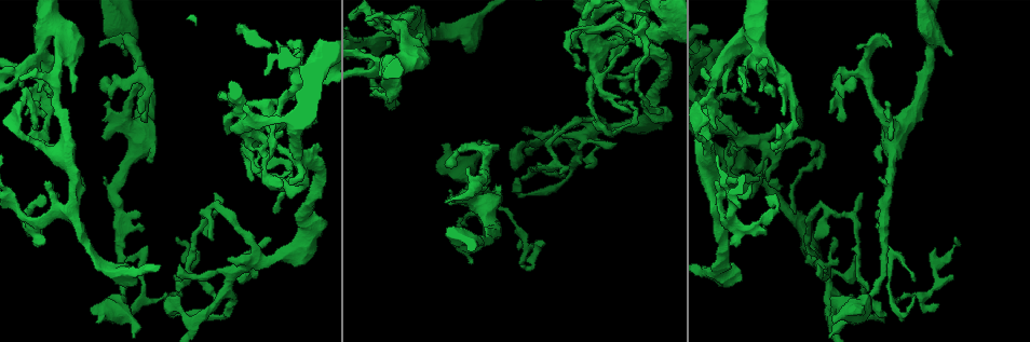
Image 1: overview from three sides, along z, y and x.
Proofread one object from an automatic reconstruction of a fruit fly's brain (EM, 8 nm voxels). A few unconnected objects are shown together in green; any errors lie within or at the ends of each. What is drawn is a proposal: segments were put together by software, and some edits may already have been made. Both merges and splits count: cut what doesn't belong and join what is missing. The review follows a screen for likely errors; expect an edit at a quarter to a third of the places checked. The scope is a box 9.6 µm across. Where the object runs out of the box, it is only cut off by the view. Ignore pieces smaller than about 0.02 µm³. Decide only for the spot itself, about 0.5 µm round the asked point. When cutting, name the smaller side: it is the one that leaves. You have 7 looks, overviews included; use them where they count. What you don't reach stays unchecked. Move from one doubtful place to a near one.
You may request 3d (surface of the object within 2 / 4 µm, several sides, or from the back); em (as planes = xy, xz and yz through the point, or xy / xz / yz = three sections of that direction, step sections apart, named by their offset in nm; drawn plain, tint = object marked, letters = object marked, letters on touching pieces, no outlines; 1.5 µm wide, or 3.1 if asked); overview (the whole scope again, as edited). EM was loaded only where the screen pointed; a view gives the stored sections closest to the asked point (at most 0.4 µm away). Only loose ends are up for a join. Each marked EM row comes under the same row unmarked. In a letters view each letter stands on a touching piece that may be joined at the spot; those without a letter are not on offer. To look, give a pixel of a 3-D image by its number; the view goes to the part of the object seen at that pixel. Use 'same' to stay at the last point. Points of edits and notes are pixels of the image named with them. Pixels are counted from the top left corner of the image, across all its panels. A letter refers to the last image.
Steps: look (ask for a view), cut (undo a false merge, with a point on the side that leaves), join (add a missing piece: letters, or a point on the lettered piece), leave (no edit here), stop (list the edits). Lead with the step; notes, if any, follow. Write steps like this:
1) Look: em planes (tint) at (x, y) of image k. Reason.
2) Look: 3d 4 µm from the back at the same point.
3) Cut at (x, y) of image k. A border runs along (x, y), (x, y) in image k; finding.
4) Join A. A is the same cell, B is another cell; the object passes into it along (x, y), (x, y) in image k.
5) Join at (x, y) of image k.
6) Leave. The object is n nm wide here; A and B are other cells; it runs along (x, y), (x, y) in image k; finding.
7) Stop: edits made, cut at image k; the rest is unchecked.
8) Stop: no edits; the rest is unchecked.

Look: 3d 2 µm from the back at (49, 95) of image 1. An open end.

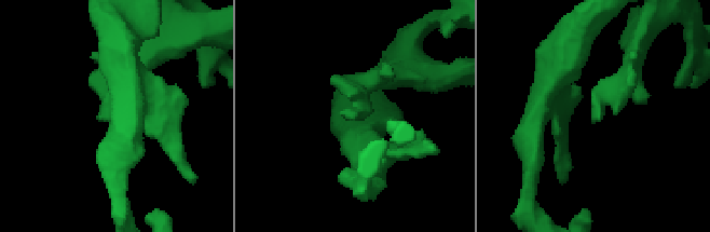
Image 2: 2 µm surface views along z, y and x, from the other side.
Look: em xy step 8 (tint) at (347, 107) of image 2.

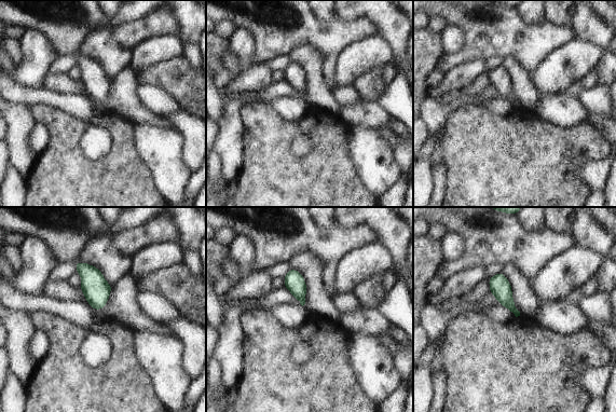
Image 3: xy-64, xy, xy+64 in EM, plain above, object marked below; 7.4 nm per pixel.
Look: em planes (letters) at the same point.

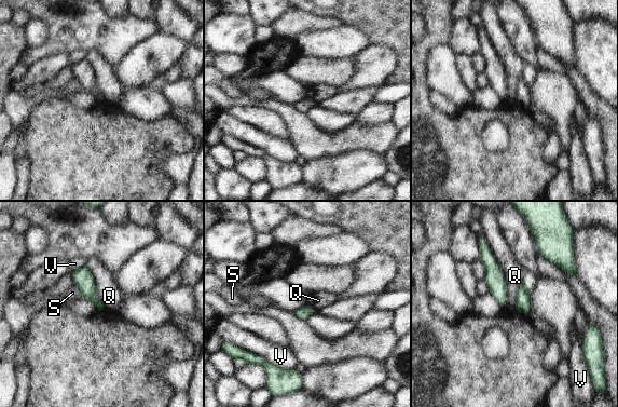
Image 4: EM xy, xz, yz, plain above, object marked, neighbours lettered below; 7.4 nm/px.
Leave. Q, S and V are other cells; a border runs along (482, 236), (503, 273), (506, 304) in image 4; no lettered piece goes on from it.

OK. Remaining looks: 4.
Look: em planes (tint) at (471, 258) of image 1. An open end.

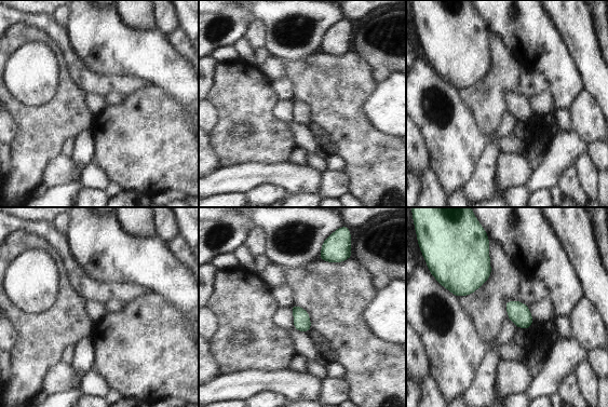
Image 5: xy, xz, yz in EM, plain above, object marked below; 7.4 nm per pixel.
Look: em planes (letters) at the same point. What lies round it.

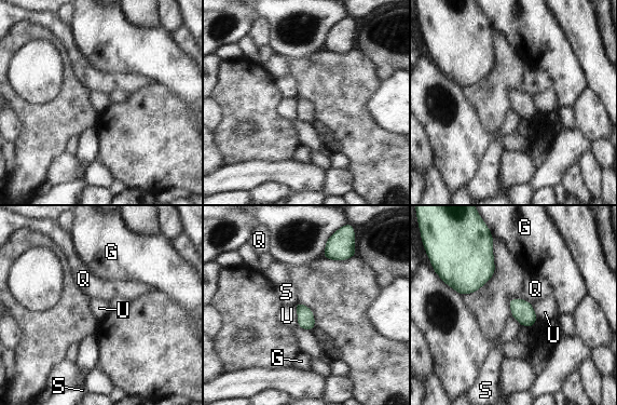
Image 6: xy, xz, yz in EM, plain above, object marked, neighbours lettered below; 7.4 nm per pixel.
Leave. The longest contact is with U, 240 nm; G, Q, S and U are other cells; a border runs along (295, 305), (298, 325), (311, 331) in image 6; no lettered piece goes on from it.

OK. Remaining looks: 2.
Look: 3d 4 µm at (150, 162) of image 1. Branch stops here.

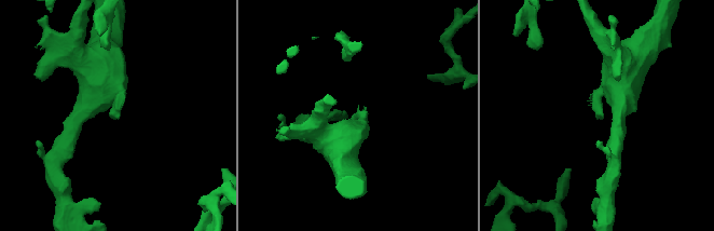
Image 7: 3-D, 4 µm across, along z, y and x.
Look: em planes (letters) at (355, 113) of image 7. Need the tissue.

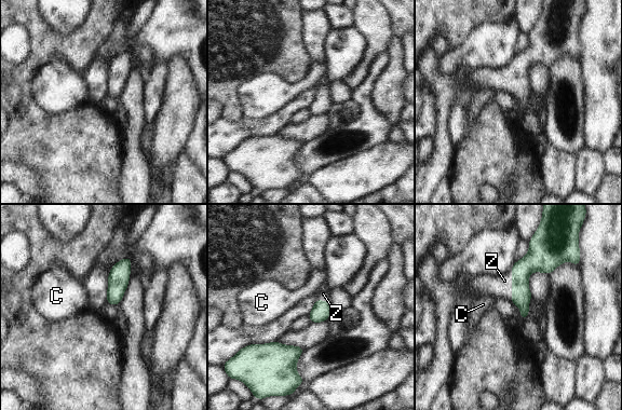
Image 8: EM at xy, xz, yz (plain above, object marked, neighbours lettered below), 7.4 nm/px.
Join Z. Z is the same cell, C is another cell; the object passes into it along (535, 260), (512, 285), (500, 287) in image 8; it goes on there.

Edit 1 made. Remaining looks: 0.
Stop: edits made, join at image 8; the rest is unchecked.

